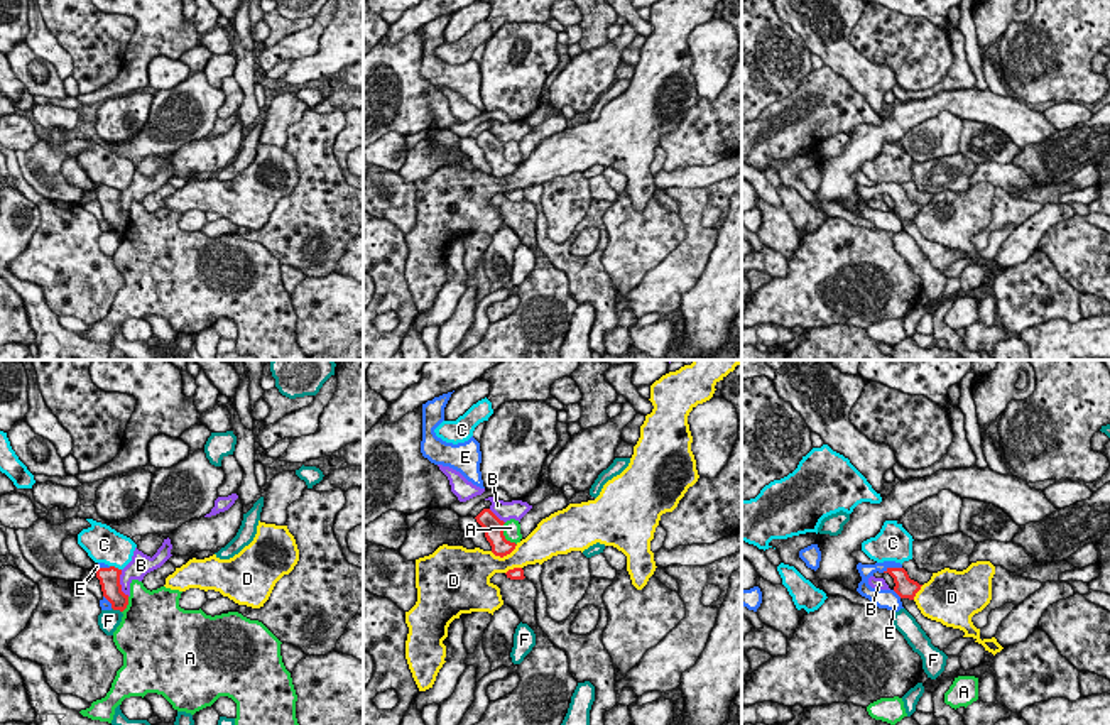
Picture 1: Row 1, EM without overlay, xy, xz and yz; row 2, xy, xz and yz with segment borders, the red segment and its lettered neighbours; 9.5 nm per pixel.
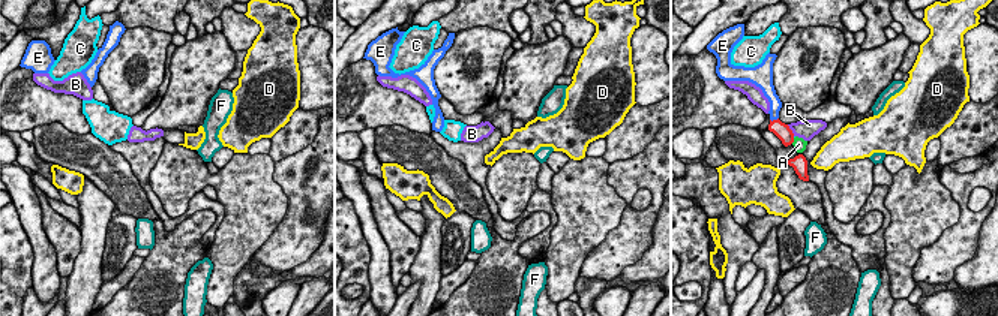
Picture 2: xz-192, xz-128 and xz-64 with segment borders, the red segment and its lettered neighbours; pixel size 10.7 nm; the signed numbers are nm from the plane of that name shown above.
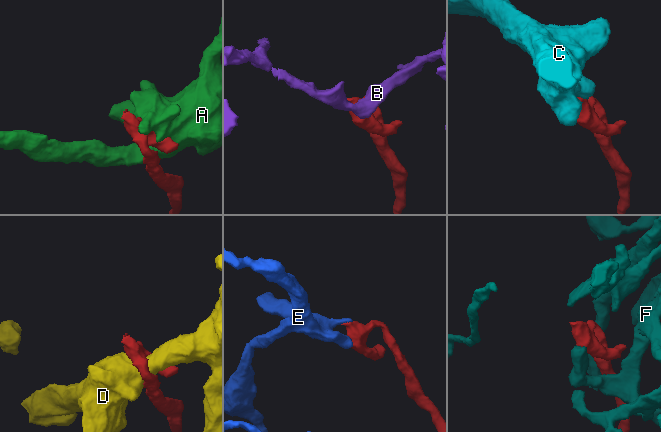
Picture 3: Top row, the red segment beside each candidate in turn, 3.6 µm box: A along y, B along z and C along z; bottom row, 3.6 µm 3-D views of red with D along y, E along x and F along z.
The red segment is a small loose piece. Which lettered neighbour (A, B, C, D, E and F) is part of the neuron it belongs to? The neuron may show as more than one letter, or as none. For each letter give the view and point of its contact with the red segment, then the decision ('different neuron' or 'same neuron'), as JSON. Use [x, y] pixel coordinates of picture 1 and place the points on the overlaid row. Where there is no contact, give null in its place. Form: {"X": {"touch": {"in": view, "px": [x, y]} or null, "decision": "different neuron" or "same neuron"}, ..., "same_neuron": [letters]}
{"A": {"touch": {"in": "xz", "px": [504, 536]}, "decision": "different neuron"}, "B": {"touch": {"in": "xy", "px": [119, 583]}, "decision": "different neuron"}, "C": {"touch": {"in": "xy", "px": [114, 566]}, "decision": "different neuron"}, "D": {"touch": {"in": "xz", "px": [504, 555]}, "decision": "different neuron"}, "E": {"touch": {"in": "yz", "px": [891, 568]}, "decision": "same neuron"}, "F": {"touch": {"in": "xy", "px": [117, 609]}, "decision": "different neuron"}, "same_neuron": ["E"]}

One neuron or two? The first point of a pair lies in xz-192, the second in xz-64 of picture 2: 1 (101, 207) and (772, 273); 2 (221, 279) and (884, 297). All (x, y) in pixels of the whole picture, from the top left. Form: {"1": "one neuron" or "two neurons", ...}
{"1": "one neuron", "2": "two neurons"}

